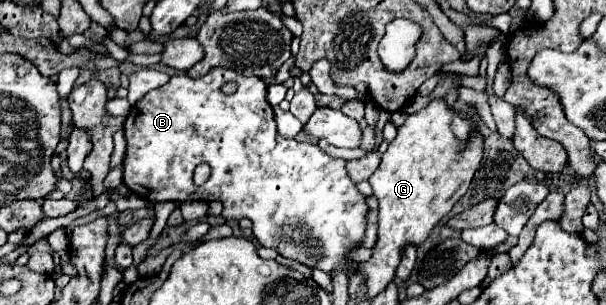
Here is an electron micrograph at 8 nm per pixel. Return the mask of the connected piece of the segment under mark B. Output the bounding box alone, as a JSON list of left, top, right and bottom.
[123,67,367,273]

